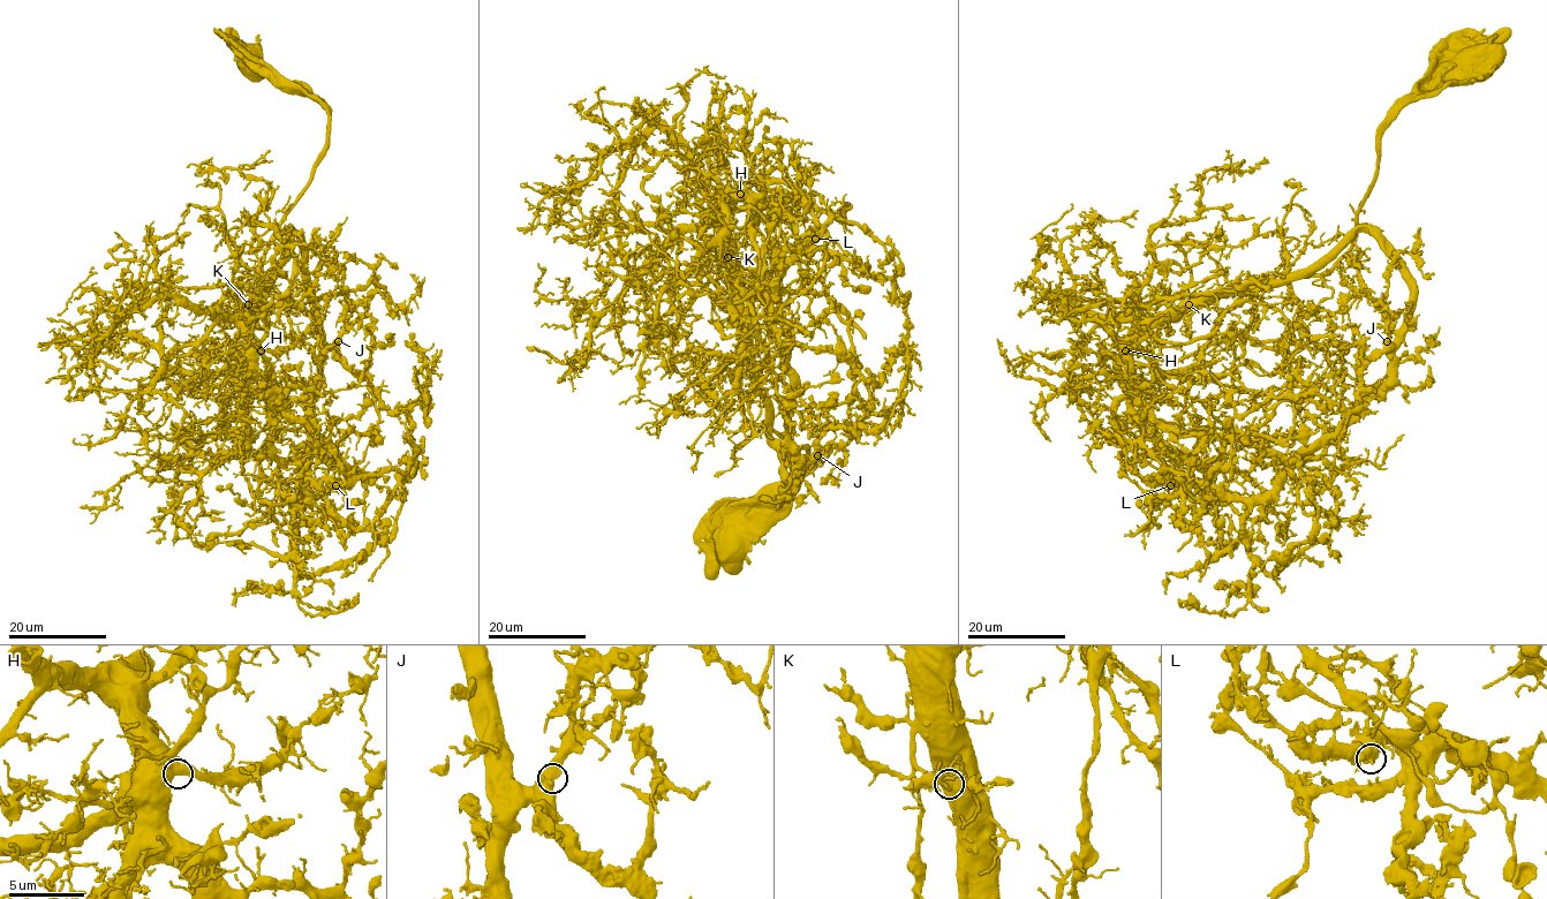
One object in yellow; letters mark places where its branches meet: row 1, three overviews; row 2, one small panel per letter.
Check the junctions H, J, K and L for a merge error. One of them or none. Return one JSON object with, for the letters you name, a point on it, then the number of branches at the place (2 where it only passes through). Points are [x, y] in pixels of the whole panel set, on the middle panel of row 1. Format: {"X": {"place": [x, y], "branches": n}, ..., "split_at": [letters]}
{"split_at": []}

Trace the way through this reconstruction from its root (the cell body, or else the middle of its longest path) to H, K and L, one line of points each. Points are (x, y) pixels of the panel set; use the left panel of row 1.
H: (254, 60), (274, 81), (306, 92), (327, 112), (326, 152), (264, 255), (249, 320), (249, 337), (261, 350)
K: (254, 60), (274, 81), (323, 106), (327, 137), (310, 183), (265, 251), (262, 284), (248, 303)
L: (254, 60), (327, 112), (326, 152), (265, 251), (248, 337), (284, 408), (336, 455), (349, 481), (336, 485)

